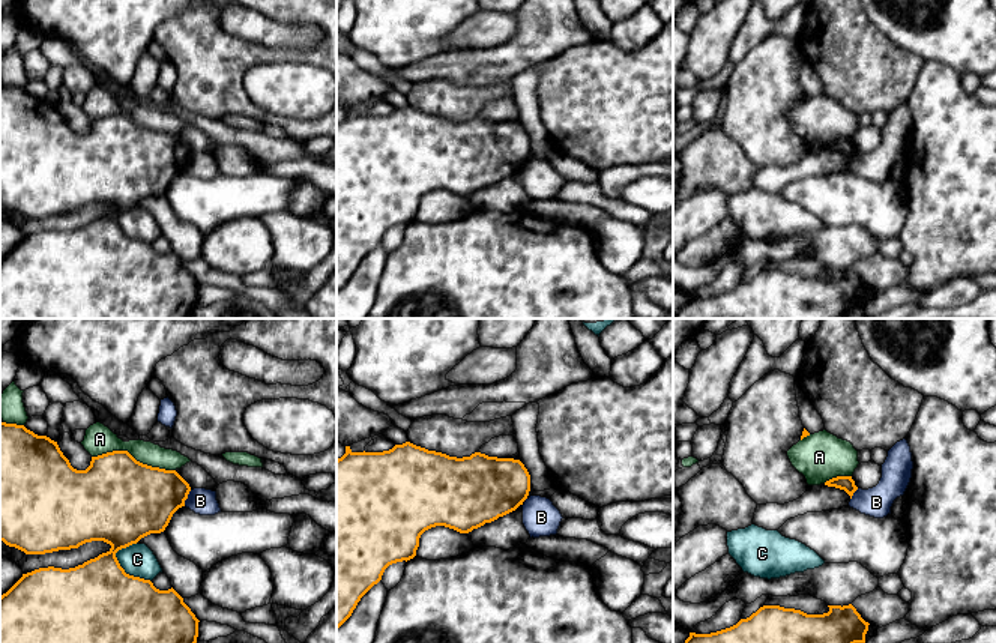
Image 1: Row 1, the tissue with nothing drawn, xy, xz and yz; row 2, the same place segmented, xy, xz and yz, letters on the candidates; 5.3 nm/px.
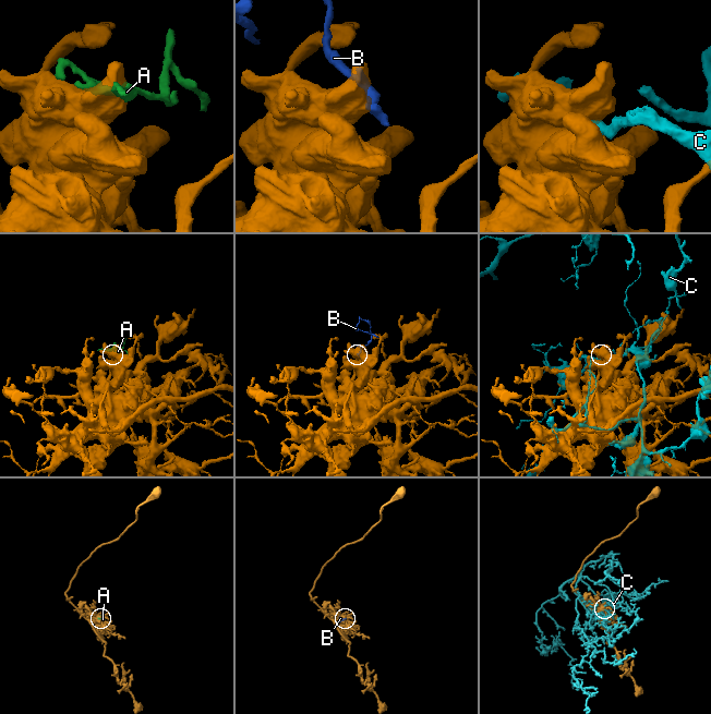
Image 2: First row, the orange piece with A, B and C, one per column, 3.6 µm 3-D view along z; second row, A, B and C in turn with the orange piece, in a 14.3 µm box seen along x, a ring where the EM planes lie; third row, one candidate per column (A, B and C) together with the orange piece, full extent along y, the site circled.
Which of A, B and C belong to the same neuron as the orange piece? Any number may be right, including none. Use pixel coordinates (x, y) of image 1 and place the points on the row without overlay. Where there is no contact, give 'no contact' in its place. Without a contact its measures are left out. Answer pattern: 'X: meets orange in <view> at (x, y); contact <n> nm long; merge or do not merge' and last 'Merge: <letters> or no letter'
A: meets orange in xy at (132, 120); contact 460 nm long; do not merge
B: meets orange in xy at (187, 161); contact 100 nm long; do not merge
C: meets orange in xy at (128, 238); contact 260 nm long; do not merge
Merge: no letter

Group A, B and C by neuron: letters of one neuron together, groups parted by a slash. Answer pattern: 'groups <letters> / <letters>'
groups A / B / C

